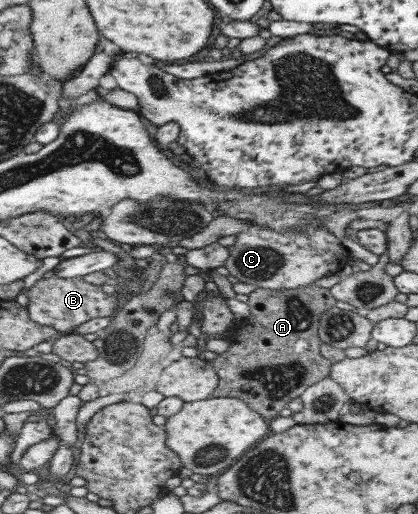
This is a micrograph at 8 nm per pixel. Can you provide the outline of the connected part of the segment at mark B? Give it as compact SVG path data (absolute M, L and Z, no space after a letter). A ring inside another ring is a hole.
M51 276L48 279L39 279L27 290L29 299L27 311L35 323L49 326L59 331L62 335L74 333L74 328L99 317L109 317L122 304L114 294L107 294L101 286L90 284L83 280L83 276L61 278Z

